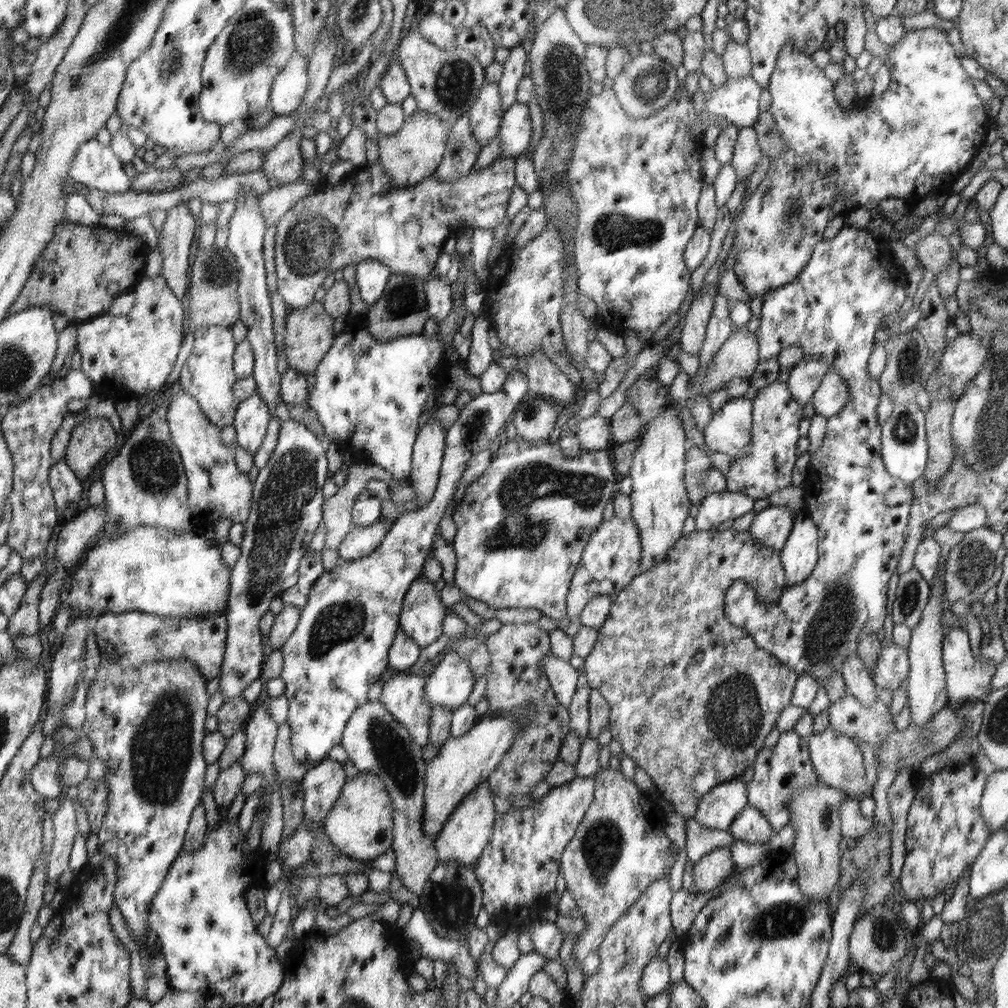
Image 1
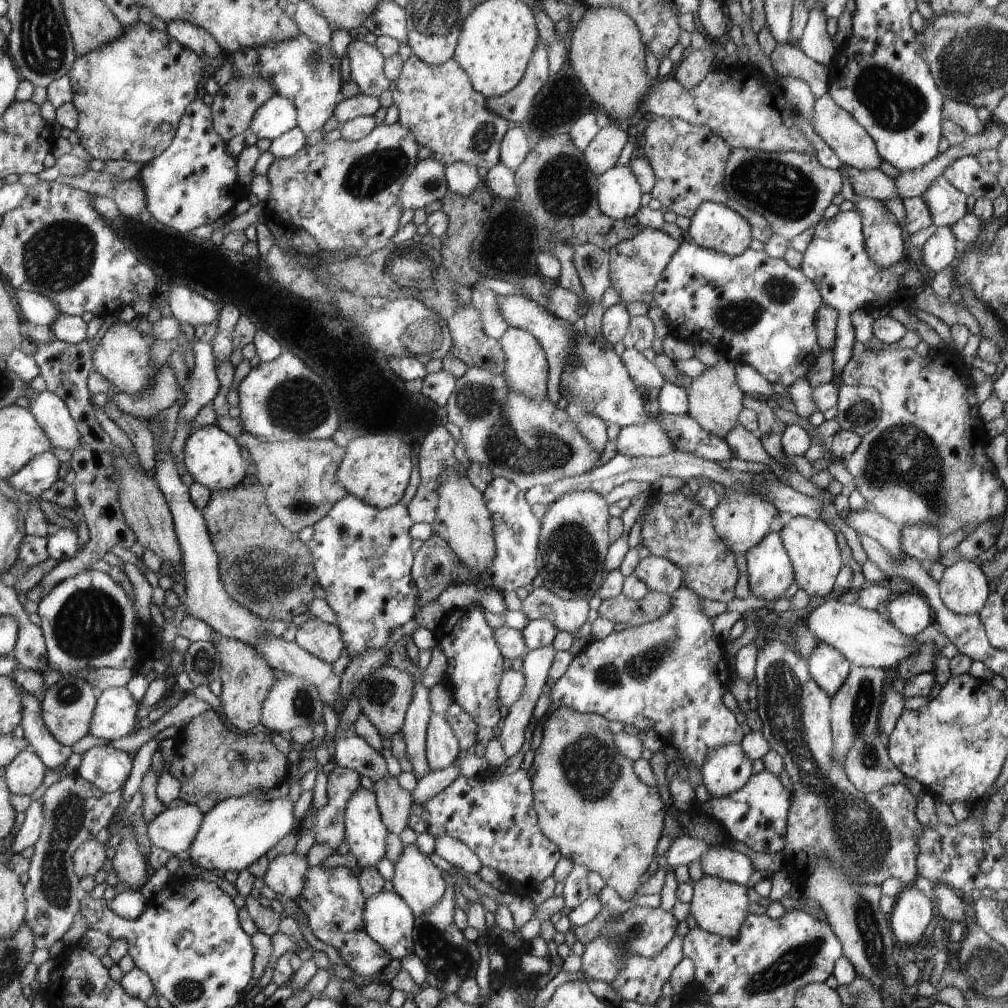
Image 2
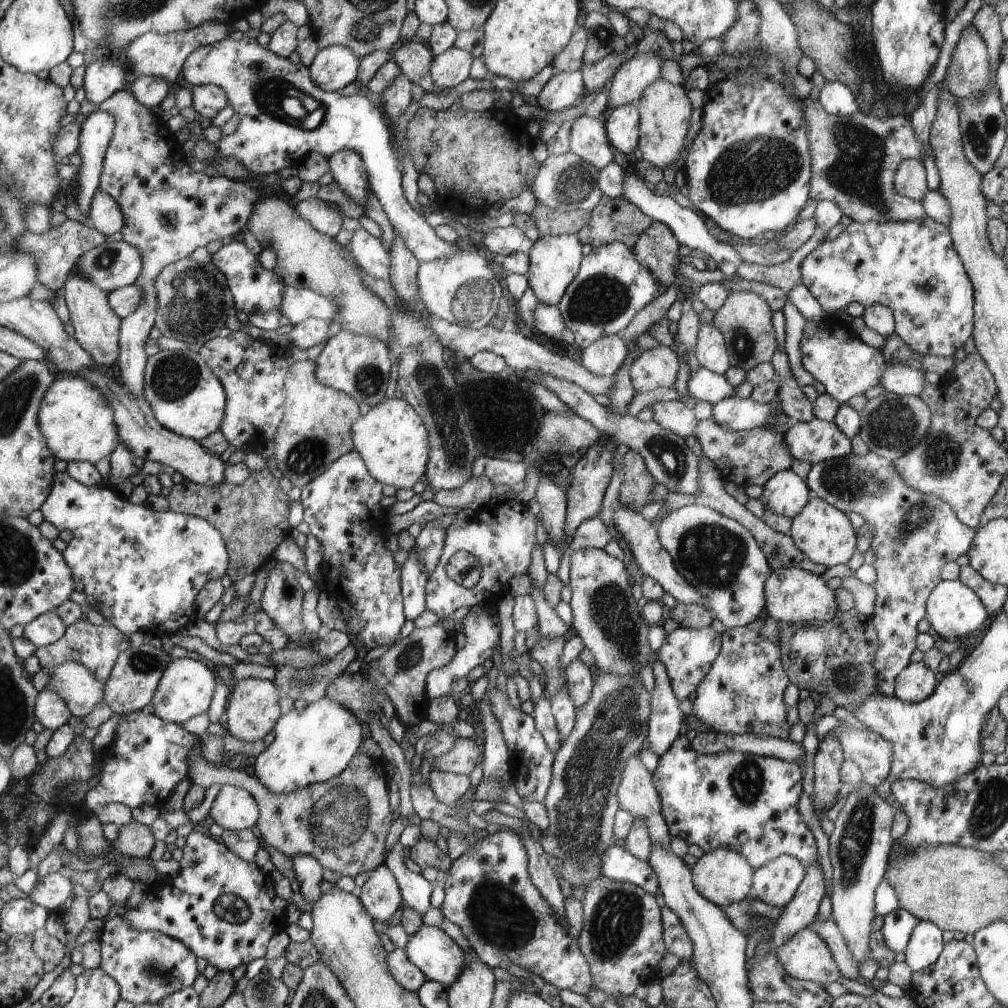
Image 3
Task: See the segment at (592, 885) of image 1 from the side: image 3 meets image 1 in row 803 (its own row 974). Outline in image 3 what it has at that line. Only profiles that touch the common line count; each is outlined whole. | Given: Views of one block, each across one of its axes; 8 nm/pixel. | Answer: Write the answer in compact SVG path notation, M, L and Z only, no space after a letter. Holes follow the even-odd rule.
M600 876L585 889L583 906L583 929L577 942L592 968L594 989L602 990L608 996L634 995L640 984L648 984L659 978L659 962L668 950L663 940L663 926L660 906L654 896L635 883L620 882Z

